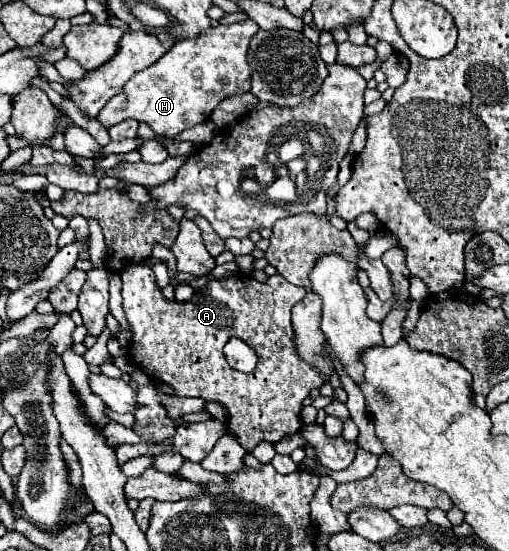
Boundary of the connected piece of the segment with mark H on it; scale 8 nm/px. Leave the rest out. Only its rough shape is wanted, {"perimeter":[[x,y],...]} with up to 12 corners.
{"perimeter":[[257,23],[177,41],[105,103],[169,139],[249,91]]}

